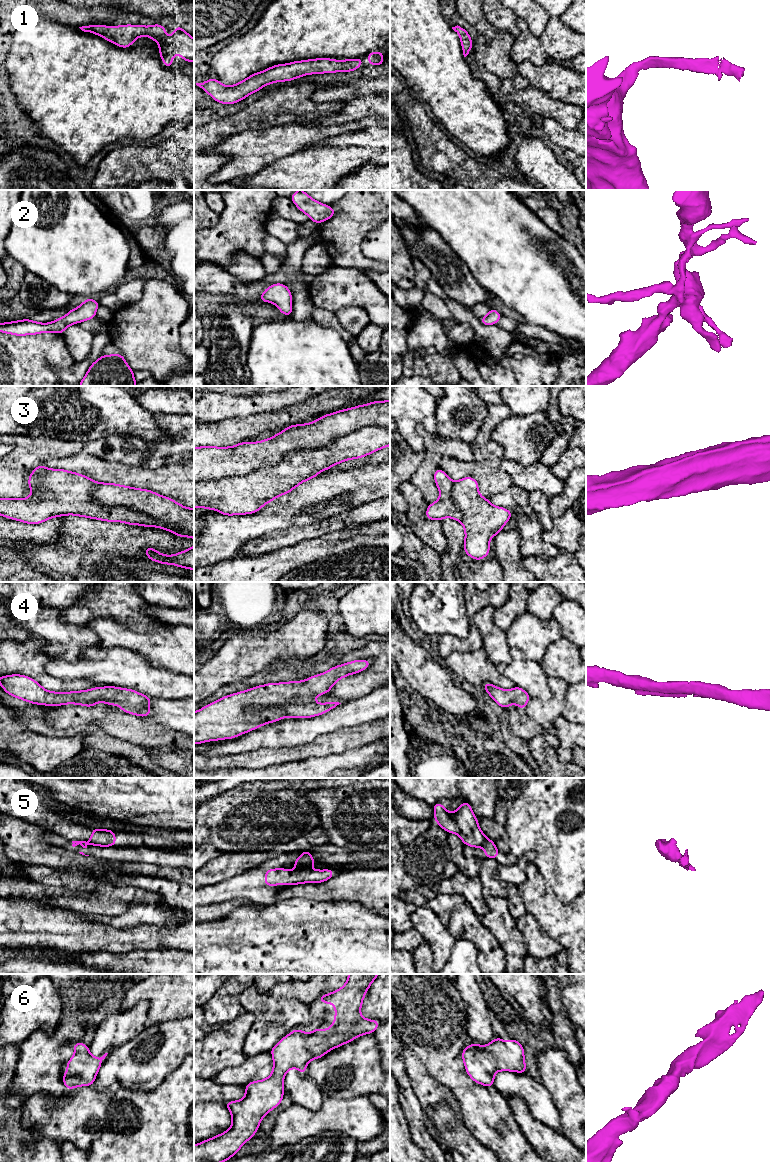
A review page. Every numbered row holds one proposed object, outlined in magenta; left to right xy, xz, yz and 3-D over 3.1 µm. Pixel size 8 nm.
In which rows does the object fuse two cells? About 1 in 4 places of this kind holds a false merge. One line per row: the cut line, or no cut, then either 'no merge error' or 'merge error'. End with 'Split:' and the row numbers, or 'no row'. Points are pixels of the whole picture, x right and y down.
1: cut none; no merge error
2: cut none; no merge error
3: cut xz (389, 427), (360, 427), (244, 474), (194, 482); merge error
4: cut none; no merge error
5: cut yz (487, 839), (481, 846); merge error
6: cut none; no merge error
Split: 3, 5

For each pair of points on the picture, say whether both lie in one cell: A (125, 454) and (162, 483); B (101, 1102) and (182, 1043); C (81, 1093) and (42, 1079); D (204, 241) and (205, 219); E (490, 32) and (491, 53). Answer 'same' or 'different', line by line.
A: different
B: different
C: different
D: different
E: different

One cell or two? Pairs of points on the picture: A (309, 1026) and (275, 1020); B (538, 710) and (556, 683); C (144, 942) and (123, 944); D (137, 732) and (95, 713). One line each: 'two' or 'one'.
A: one
B: one
C: one
D: one

